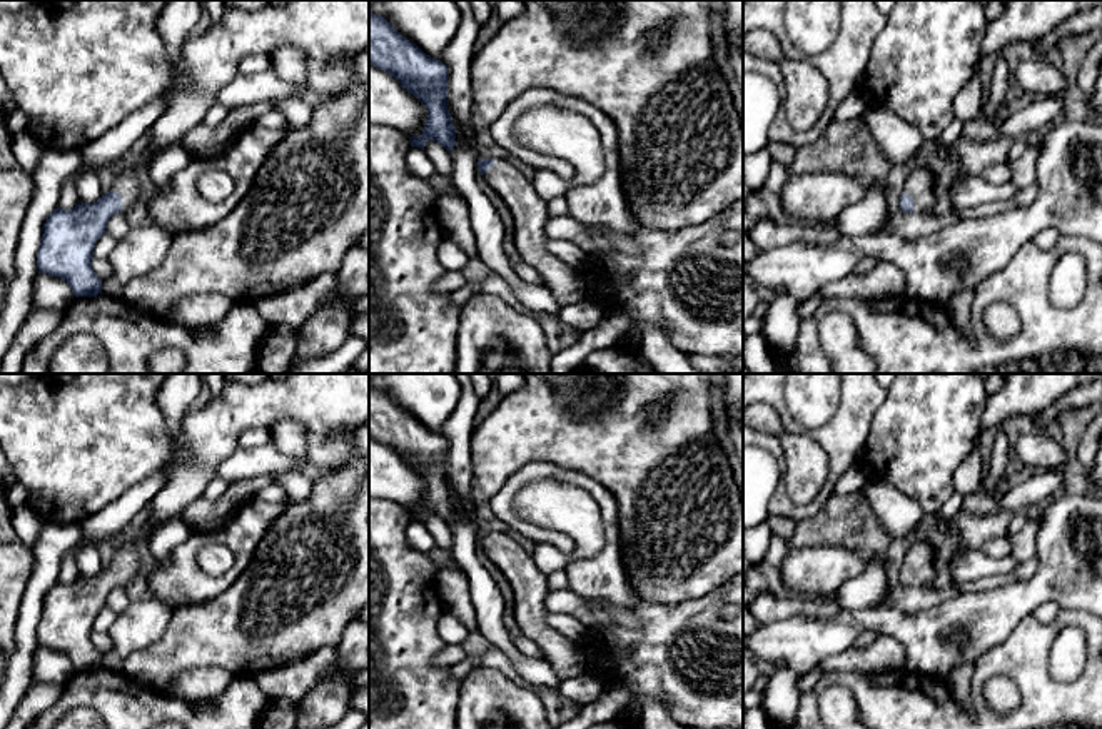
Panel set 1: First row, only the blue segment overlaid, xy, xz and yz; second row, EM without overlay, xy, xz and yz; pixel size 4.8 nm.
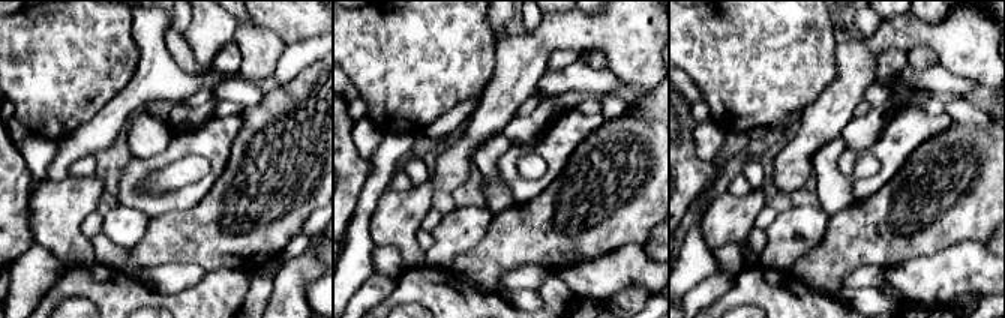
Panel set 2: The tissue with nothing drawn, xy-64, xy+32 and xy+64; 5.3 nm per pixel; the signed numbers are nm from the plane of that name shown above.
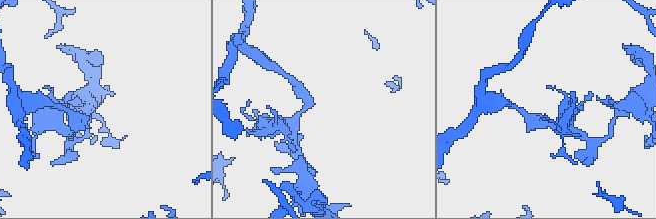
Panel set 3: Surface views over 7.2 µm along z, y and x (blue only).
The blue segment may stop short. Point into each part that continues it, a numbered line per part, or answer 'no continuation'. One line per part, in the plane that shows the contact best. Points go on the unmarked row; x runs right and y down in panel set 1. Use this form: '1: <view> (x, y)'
1: xy (127, 561)

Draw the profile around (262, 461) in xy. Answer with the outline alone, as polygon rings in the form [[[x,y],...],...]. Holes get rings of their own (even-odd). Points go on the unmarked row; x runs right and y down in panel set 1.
[[[267,442],[250,450],[237,449],[215,469],[215,475],[232,484],[250,477],[299,472],[304,460],[306,459],[289,457]]]

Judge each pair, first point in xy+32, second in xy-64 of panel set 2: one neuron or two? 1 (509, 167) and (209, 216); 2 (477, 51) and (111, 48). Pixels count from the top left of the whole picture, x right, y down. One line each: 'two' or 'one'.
1: two
2: one

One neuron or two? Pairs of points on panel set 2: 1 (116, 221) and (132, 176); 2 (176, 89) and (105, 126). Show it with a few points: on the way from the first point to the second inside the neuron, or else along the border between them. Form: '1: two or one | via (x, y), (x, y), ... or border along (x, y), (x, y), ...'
1: two | border along (119, 203), (137, 207), (150, 218)
2: one | via (158, 89), (143, 89), (123, 108)

